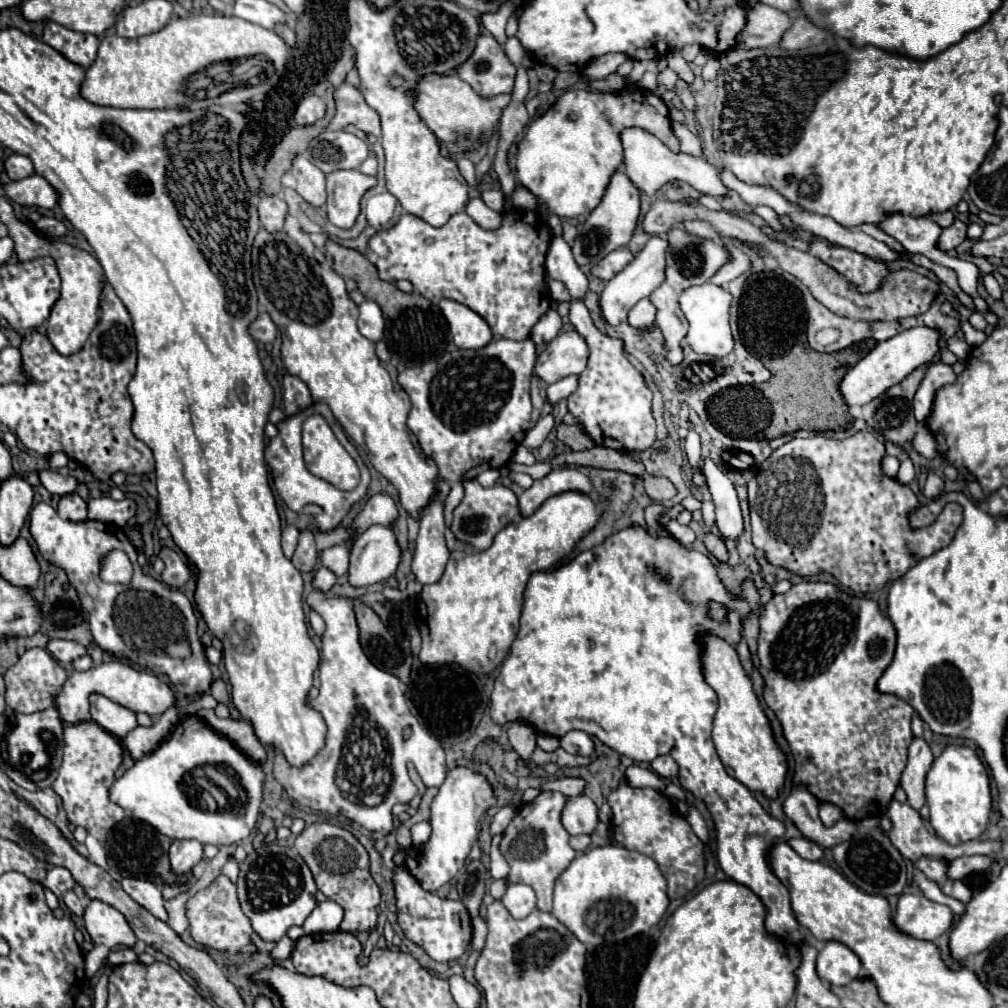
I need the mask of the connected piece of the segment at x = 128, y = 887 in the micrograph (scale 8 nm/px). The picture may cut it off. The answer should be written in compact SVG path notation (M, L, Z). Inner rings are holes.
M123 877L121 879L121 887L125 889L125 893L137 901L141 907L145 907L147 911L151 911L155 917L159 919L167 919L165 907L163 907L163 899L161 899L161 891L157 889L157 885L153 885L151 881L143 881L143 879L135 879L135 877Z

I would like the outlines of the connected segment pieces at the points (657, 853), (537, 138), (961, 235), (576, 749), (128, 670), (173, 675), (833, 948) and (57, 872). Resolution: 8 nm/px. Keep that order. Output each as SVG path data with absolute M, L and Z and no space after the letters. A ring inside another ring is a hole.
M625 779L619 783L619 787L609 795L609 805L613 809L613 839L617 845L625 849L639 851L653 861L657 861L661 873L667 879L667 895L669 899L681 899L689 891L695 889L699 881L705 877L705 857L703 857L703 841L693 833L691 825L681 817L671 801L655 789L641 787L633 789L625 783Z
M571 89L565 91L555 105L551 105L541 117L529 123L529 133L525 133L523 141L519 143L517 153L517 177L519 183L525 185L539 203L545 203L549 213L559 217L579 217L591 213L603 199L605 189L615 171L623 165L623 145L621 145L621 131L629 127L641 127L663 141L673 153L679 153L679 139L671 127L669 109L661 97L645 89L621 89L615 93L601 93L589 89Z
M955 219L951 227L945 227L945 229L943 229L943 233L941 233L941 237L939 237L939 247L941 247L943 251L955 249L955 247L965 239L965 231L967 231L967 225L965 225L963 221Z
M569 731L559 741L567 753L577 753L577 755L585 755L585 757L589 757L593 753L593 741L583 731Z
M109 661L109 663L101 663L95 665L87 671L81 673L73 673L71 677L67 677L63 691L55 697L55 703L59 707L59 713L63 715L65 723L81 723L81 721L89 721L89 695L91 693L101 693L105 697L109 697L111 701L135 711L135 713L146 713L147 715L161 715L165 713L169 707L175 705L175 693L173 689L163 683L157 675L141 669L133 669L127 663L121 661Z
M37 503L31 511L31 535L35 537L39 551L43 553L43 557L49 563L55 563L59 567L63 567L67 571L69 583L77 589L79 599L83 603L83 607L89 613L91 619L91 633L95 643L105 649L107 653L115 655L117 659L129 659L141 667L151 669L153 673L165 673L169 677L169 681L175 685L175 689L179 693L185 695L201 695L209 689L211 685L211 669L205 663L205 647L197 635L197 615L193 609L193 603L185 597L185 593L181 593L179 589L171 589L161 581L155 581L153 577L145 575L142 567L137 563L137 551L133 547L133 543L129 541L129 537L123 533L121 527L115 527L113 523L101 523L101 521L81 521L81 523L73 523L73 521L65 521L57 515L57 511L47 505L47 503ZM111 549L123 549L129 559L135 565L135 573L133 579L127 585L121 583L105 583L99 573L101 573L101 559L111 551Z
M827 941L817 955L817 975L831 985L851 983L861 969L859 957L839 941Z
M51 867L47 877L45 877L45 881L43 881L43 885L49 891L53 891L57 897L61 897L65 891L73 889L77 883L75 883L73 875L69 873L69 869L65 869L65 867Z

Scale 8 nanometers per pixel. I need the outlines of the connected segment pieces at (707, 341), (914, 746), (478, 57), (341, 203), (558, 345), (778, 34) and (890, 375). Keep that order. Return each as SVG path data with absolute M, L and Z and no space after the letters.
M703 283L703 285L693 285L687 287L681 295L681 311L685 313L689 321L689 333L687 333L687 343L693 347L695 353L705 353L713 357L725 357L727 353L733 351L733 338L731 327L729 327L729 307L731 307L733 295L725 291L723 287L715 283Z
M913 739L909 745L909 761L901 775L901 787L907 793L907 803L915 809L925 805L925 775L933 763L931 747L925 739Z
M481 33L471 59L459 67L457 77L467 81L481 97L493 97L513 91L515 73L517 67L505 57L503 47L491 35Z
M351 169L351 171L333 171L327 175L327 203L325 203L325 213L327 213L327 219L335 225L335 227L341 227L341 229L351 229L359 217L359 211L361 211L361 197L377 185L377 179L375 177L369 177L369 175L363 175L361 171L357 169Z
M577 331L559 333L539 355L535 375L551 385L567 375L579 375L589 359L589 345Z
M753 5L749 7L747 27L737 39L741 47L771 47L781 43L785 31L791 27L791 19L787 13L769 7L769 5Z
M911 327L907 331L897 333L895 337L879 343L875 349L871 349L855 367L849 369L849 373L841 381L841 393L847 405L865 405L871 399L879 397L889 387L901 383L911 371L915 371L921 365L927 365L937 353L939 353L939 341L943 337L941 329L933 327Z

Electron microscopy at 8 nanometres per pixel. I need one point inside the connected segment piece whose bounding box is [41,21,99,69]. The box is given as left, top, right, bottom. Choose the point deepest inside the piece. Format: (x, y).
(81, 48)

